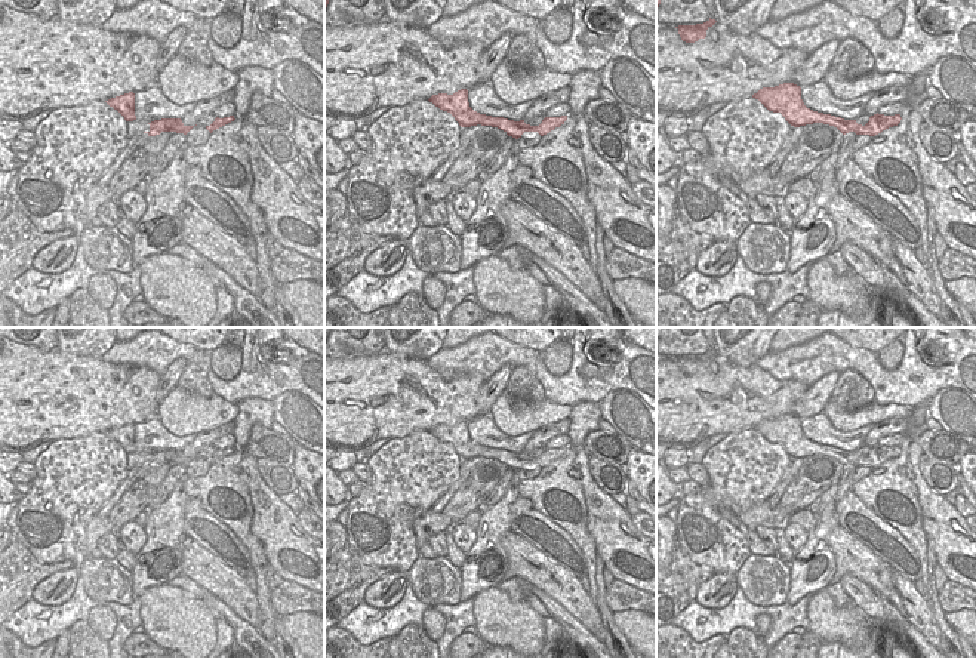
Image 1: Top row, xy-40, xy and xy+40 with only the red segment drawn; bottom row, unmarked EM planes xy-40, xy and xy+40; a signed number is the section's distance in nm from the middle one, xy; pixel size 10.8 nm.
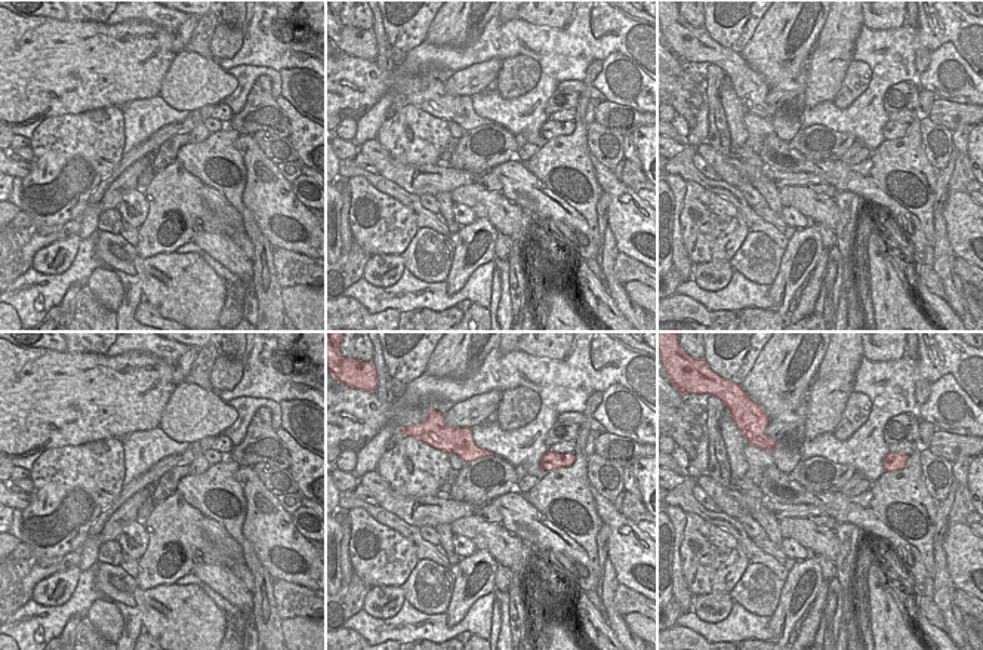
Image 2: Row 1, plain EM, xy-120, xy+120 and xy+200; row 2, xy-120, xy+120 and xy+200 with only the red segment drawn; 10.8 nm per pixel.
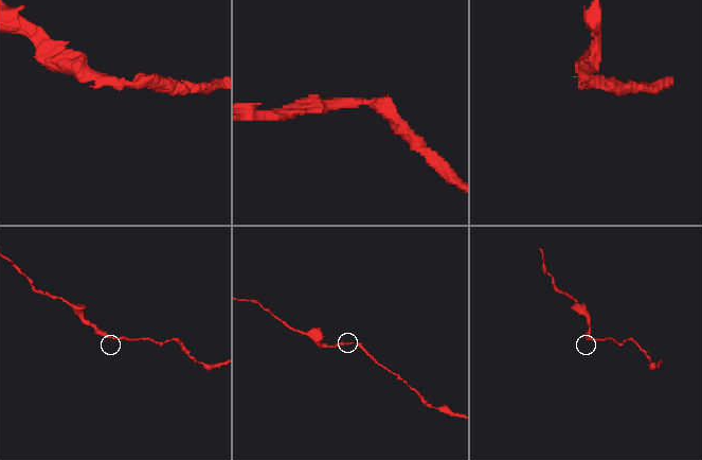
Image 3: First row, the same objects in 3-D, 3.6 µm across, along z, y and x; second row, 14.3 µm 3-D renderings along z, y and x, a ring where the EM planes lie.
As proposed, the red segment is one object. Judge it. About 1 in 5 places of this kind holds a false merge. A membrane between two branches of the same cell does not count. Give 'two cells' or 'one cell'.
one cell

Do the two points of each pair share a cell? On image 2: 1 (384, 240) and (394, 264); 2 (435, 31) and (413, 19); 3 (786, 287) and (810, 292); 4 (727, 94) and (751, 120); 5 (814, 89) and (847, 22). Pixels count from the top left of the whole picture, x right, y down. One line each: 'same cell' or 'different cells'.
1: different cells
2: different cells
3: different cells
4: different cells
5: same cell

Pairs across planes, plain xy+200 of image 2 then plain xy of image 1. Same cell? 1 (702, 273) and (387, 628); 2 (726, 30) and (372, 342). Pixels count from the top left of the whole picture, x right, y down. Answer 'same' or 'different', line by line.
1: different
2: different

